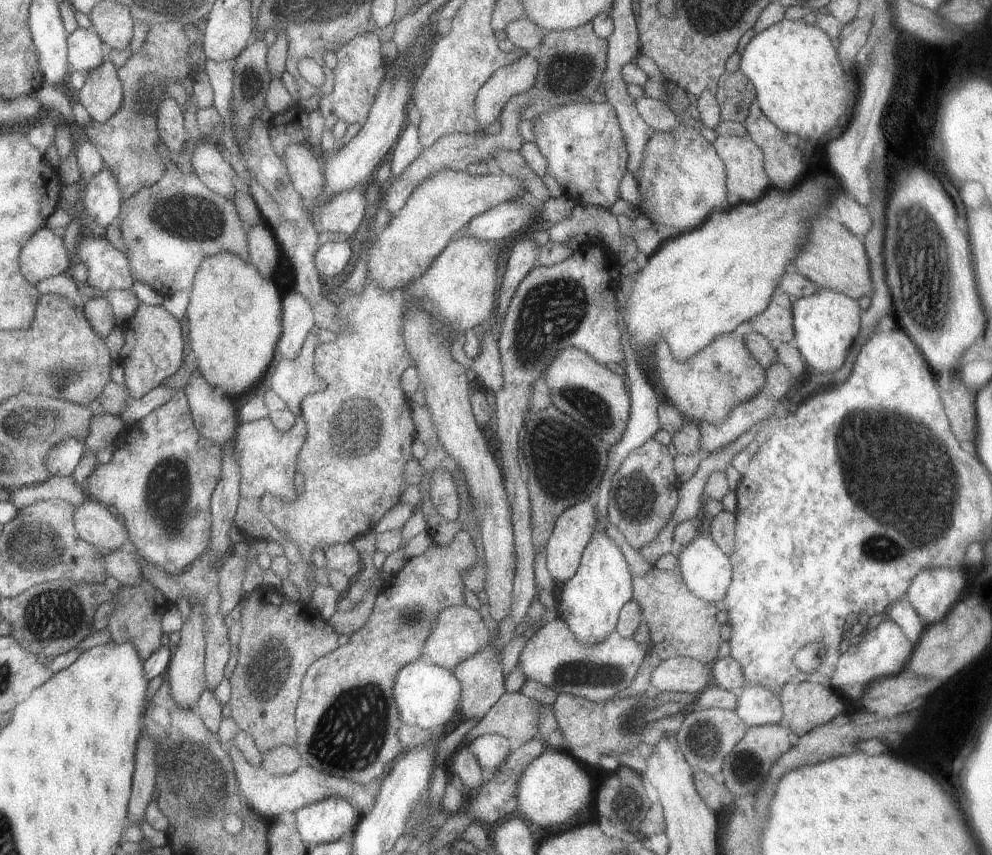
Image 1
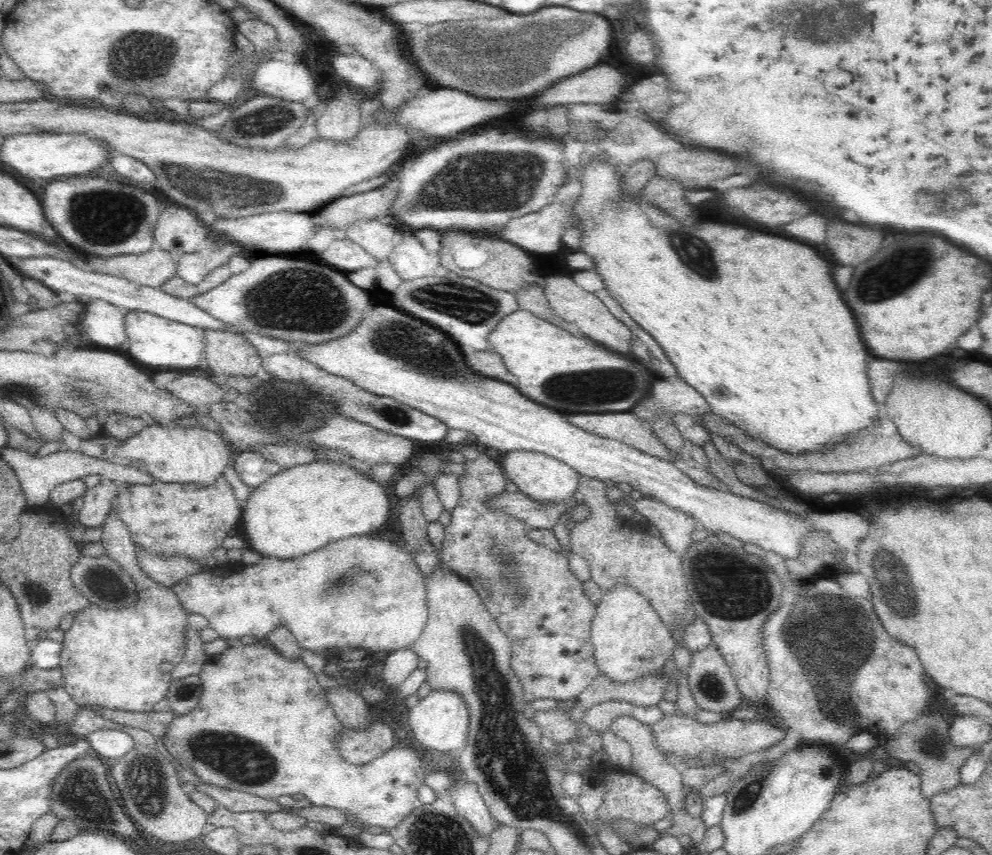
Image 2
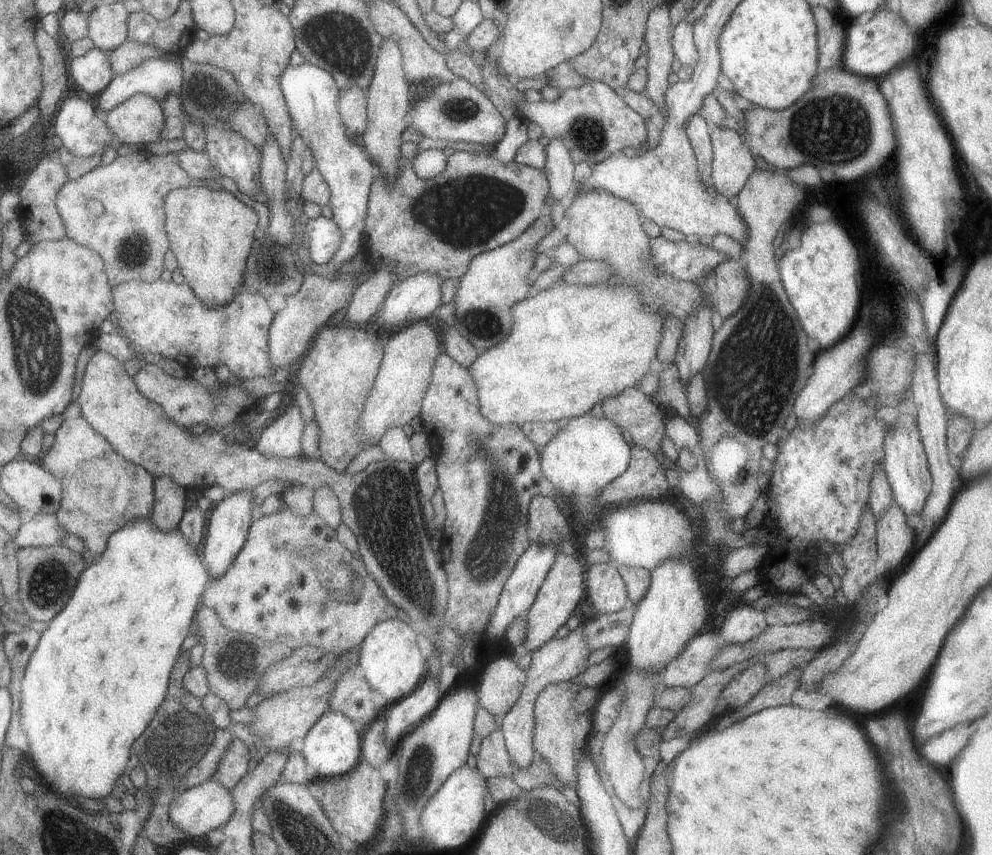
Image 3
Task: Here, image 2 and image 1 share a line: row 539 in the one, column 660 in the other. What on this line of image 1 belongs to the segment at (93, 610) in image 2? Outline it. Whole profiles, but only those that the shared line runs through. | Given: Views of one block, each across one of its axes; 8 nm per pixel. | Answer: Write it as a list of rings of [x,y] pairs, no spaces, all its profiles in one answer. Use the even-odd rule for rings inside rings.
[[[639,98],[635,100],[637,104],[637,112],[639,116],[645,120],[645,124],[649,124],[655,132],[669,132],[673,128],[677,128],[681,122],[677,120],[675,112],[669,110],[669,106],[661,100],[653,100],[653,98]]]

